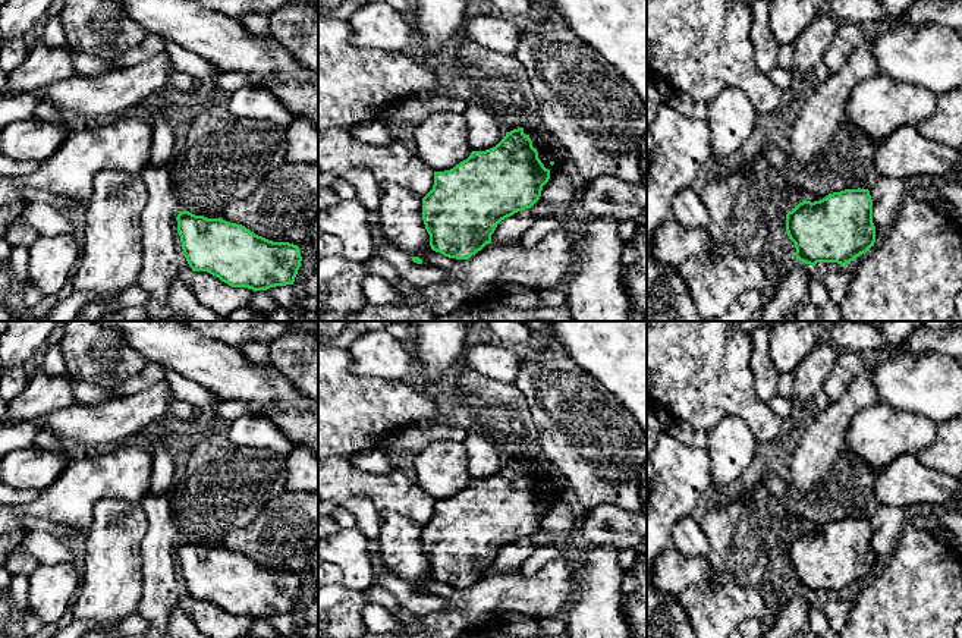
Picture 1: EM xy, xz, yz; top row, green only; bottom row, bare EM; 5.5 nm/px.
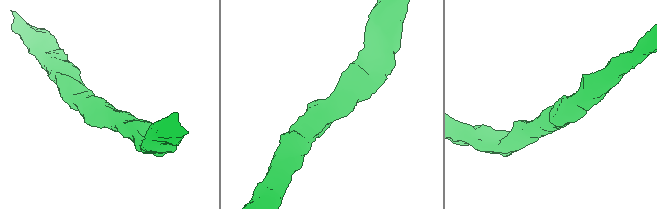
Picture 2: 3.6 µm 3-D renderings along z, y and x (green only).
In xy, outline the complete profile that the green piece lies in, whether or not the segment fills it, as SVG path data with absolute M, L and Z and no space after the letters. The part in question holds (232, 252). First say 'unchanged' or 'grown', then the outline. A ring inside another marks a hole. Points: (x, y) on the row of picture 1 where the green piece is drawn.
unchanged | M179 211L177 232L192 271L207 271L232 287L254 292L293 285L301 267L301 249L273 242L242 224Z

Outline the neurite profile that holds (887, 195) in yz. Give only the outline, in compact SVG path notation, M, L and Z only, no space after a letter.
M880 177L870 189L873 199L873 223L875 226L875 242L868 252L880 243L895 223L903 201L911 194L912 185L917 180L911 179L887 179Z

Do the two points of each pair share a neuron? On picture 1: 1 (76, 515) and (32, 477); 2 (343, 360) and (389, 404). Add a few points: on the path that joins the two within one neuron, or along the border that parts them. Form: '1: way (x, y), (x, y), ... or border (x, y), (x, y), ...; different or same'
1: border (69, 462), (40, 492); different
2: way (345, 374), (374, 404); same

